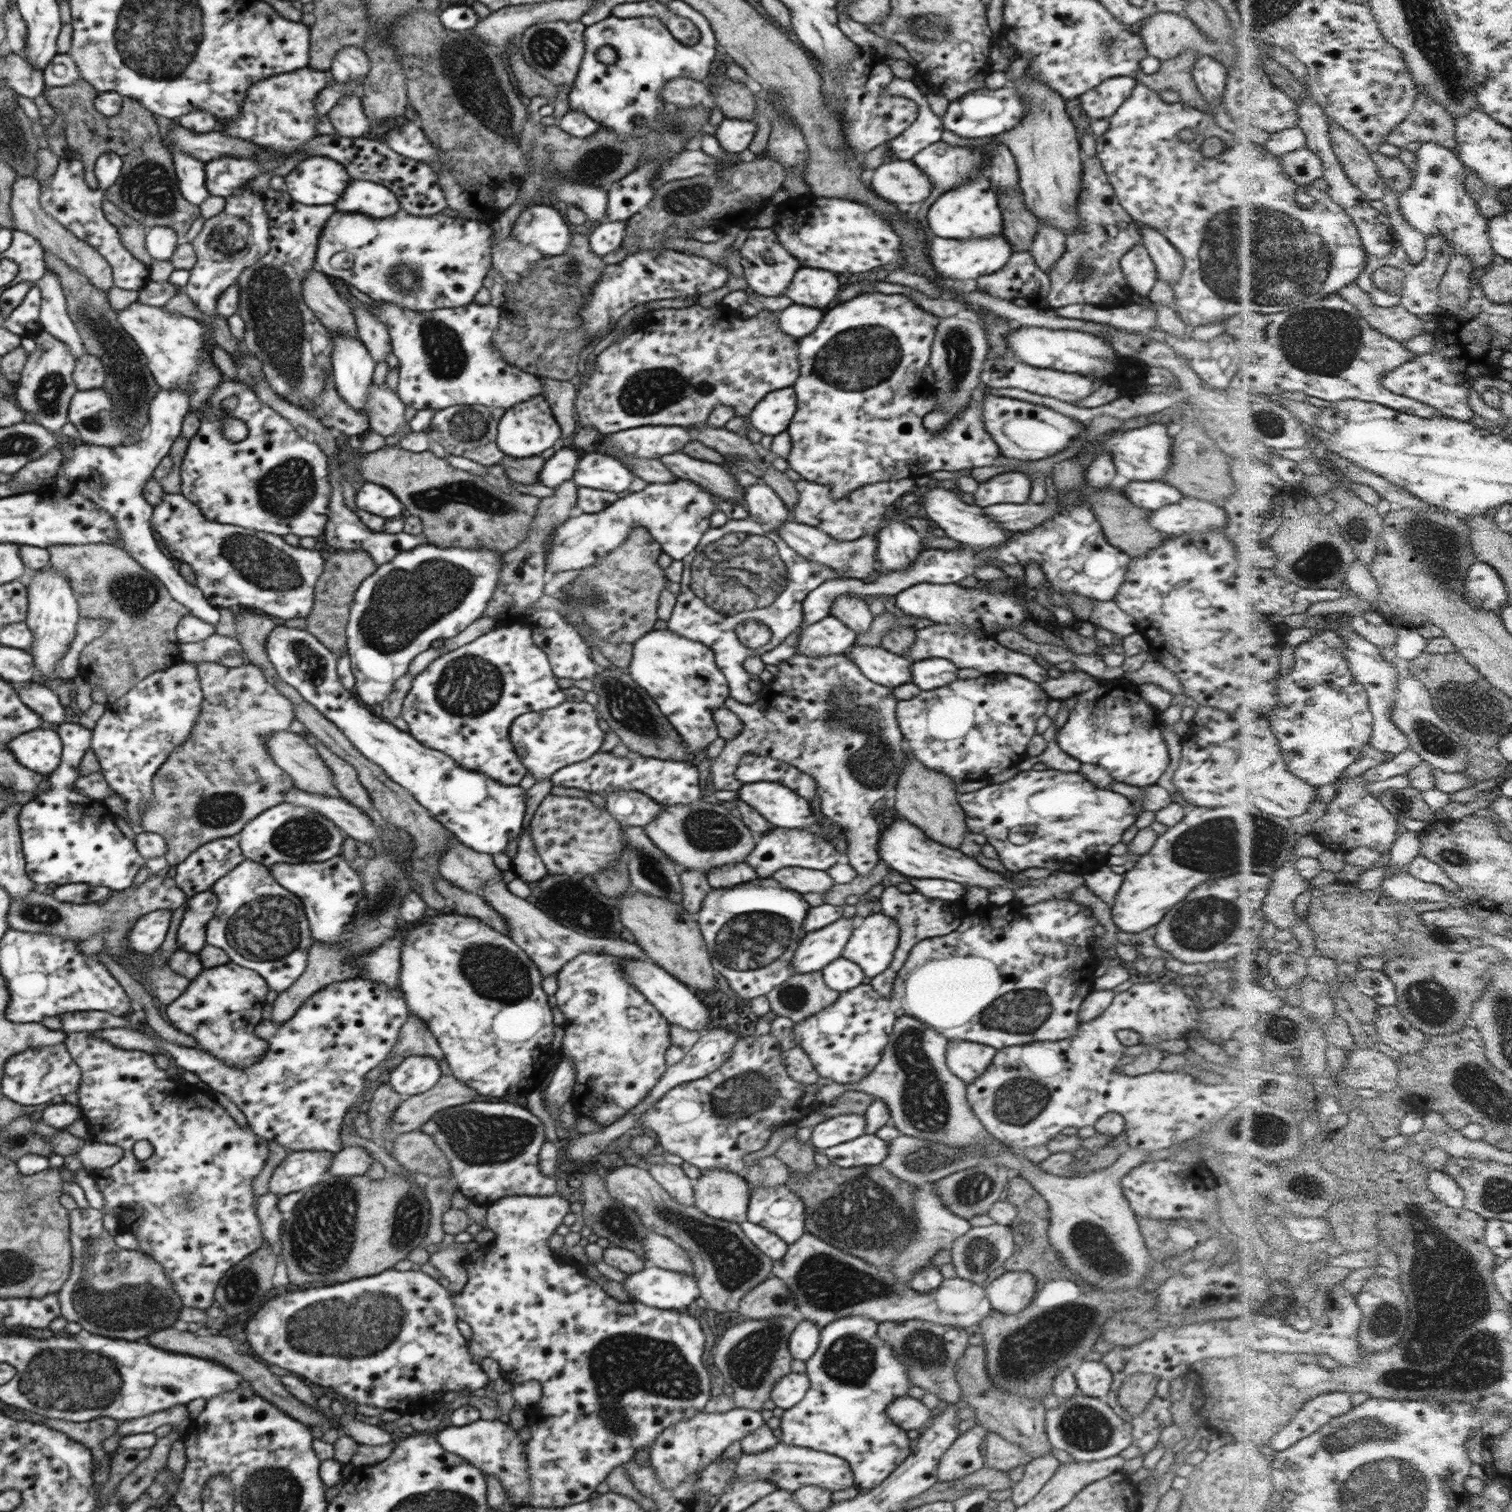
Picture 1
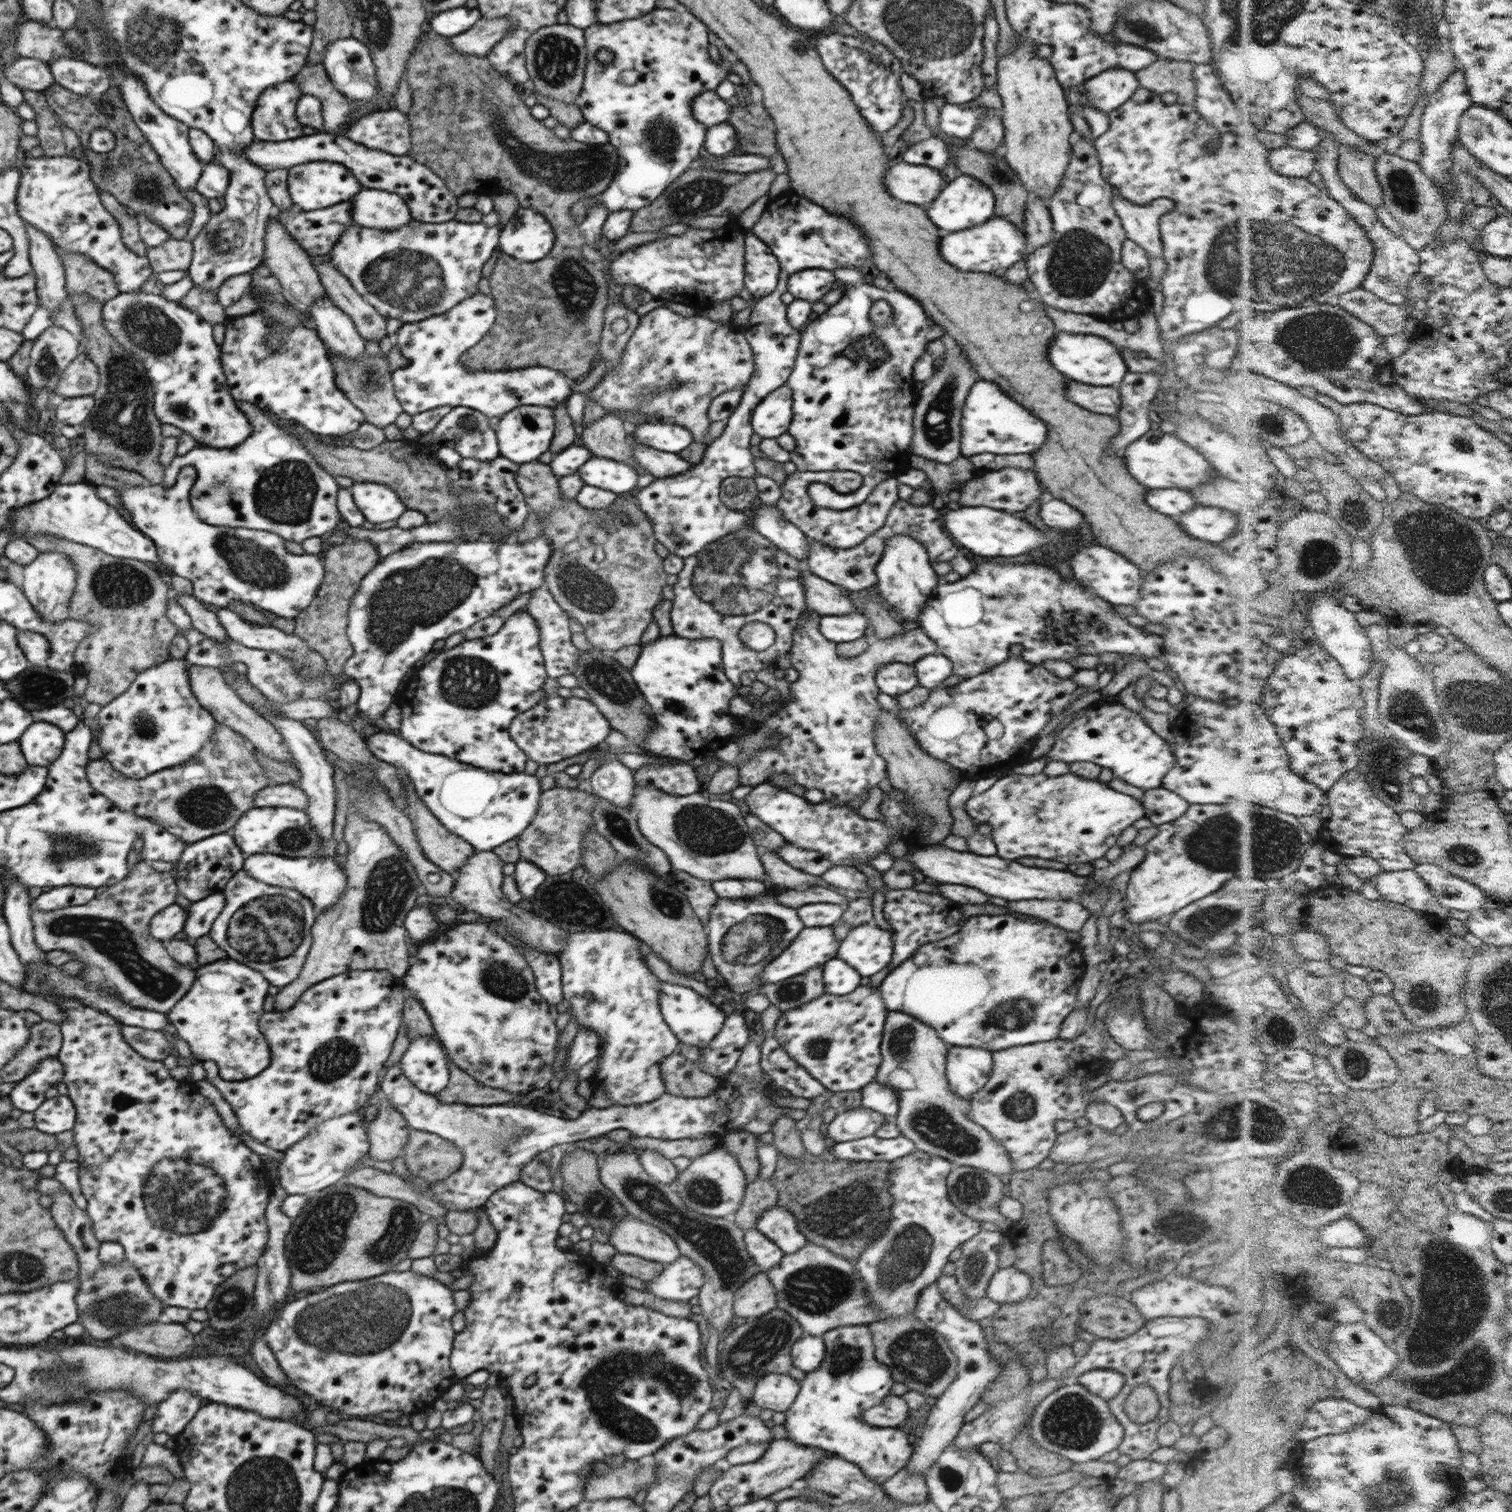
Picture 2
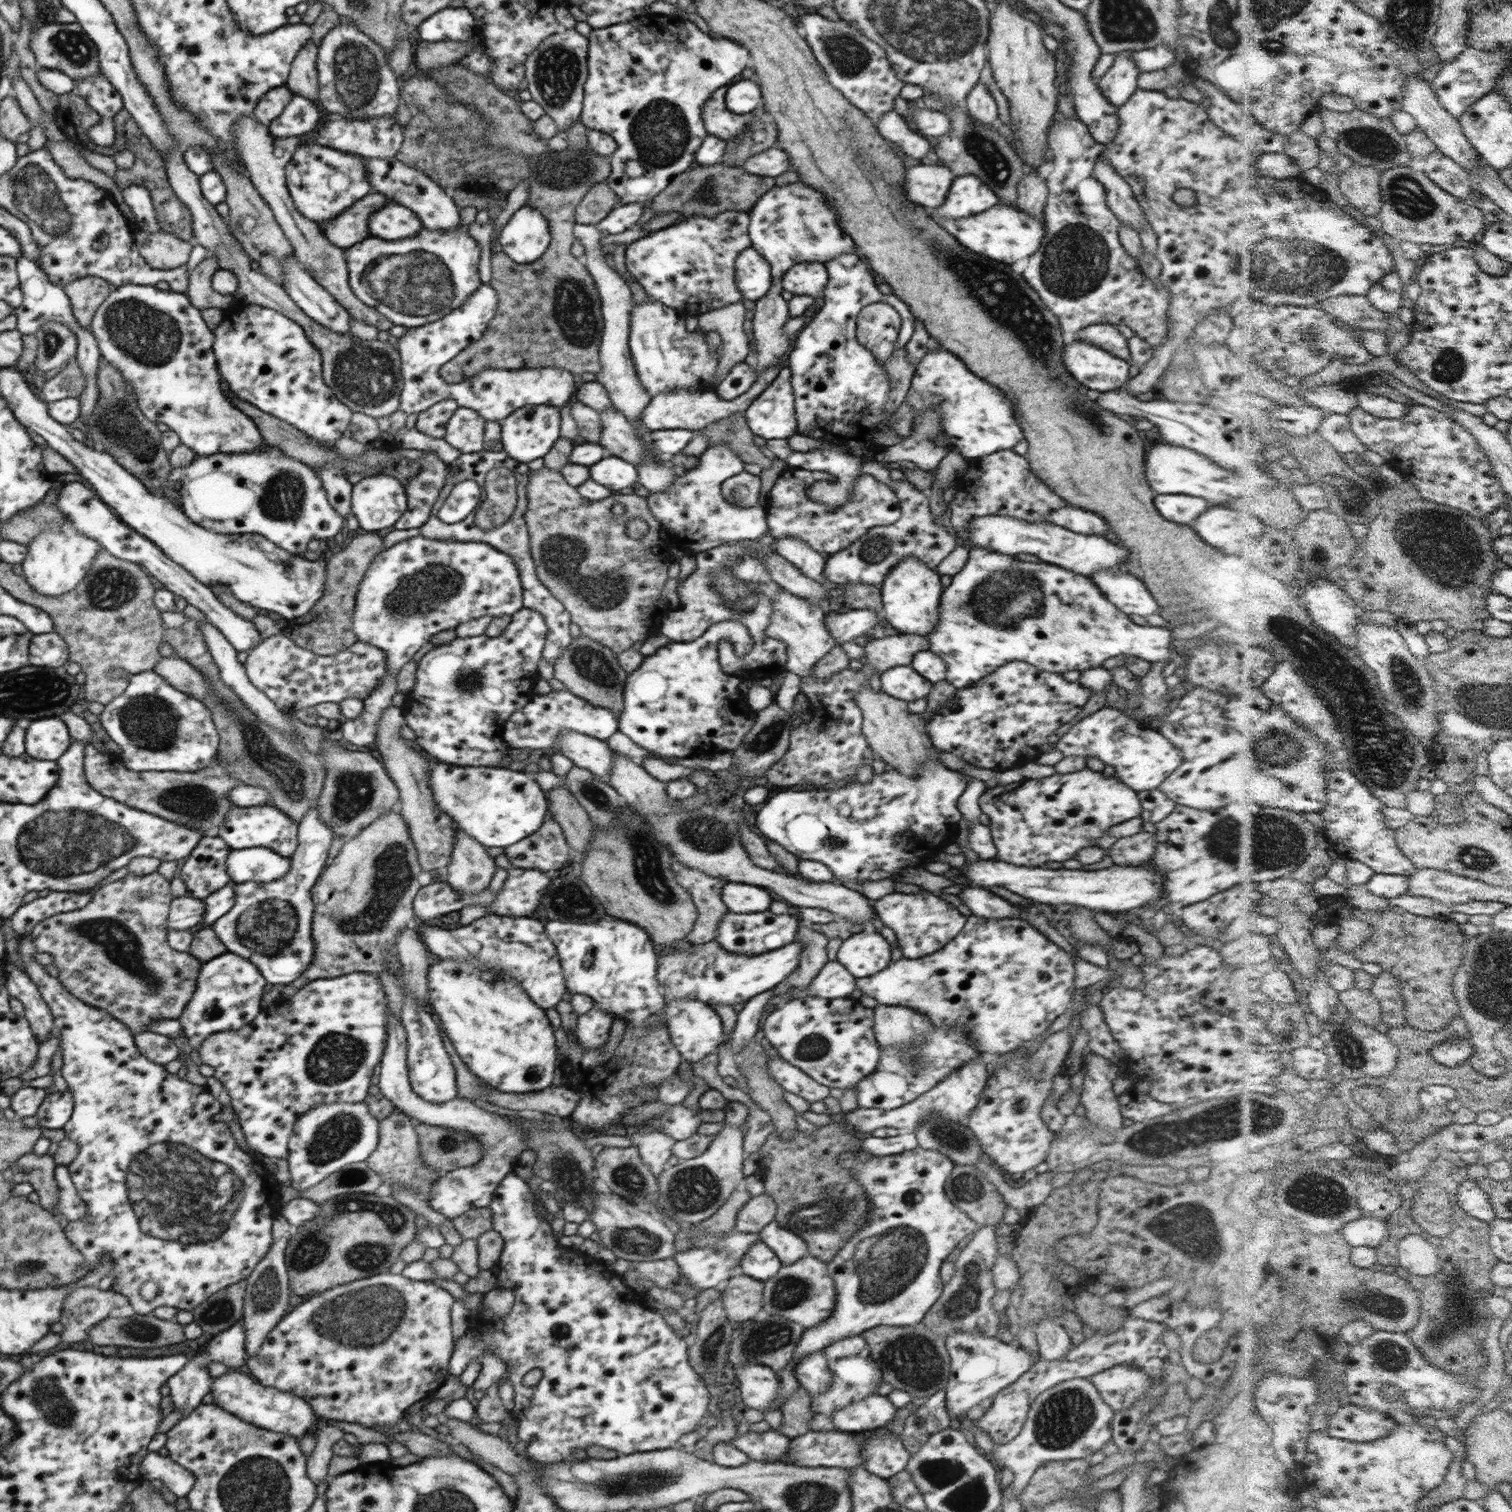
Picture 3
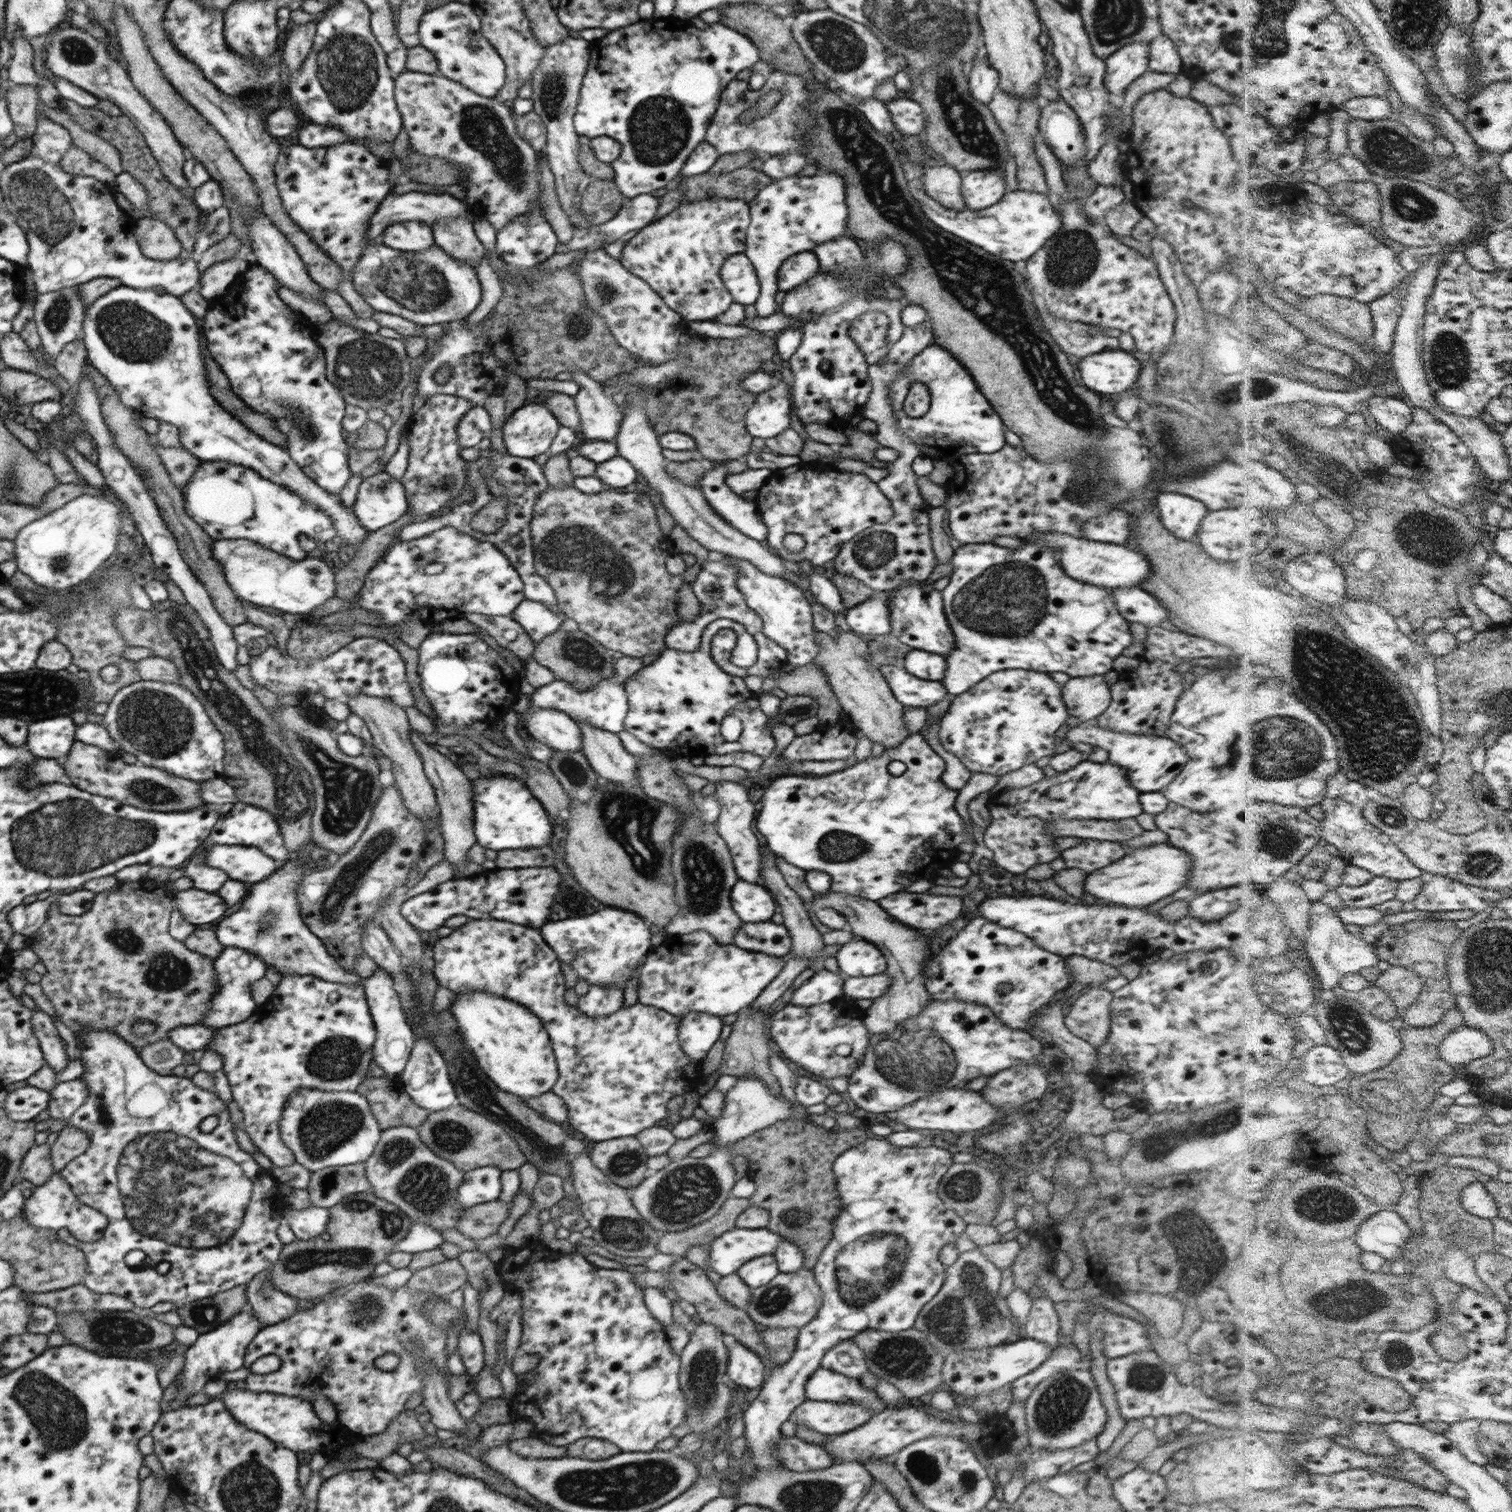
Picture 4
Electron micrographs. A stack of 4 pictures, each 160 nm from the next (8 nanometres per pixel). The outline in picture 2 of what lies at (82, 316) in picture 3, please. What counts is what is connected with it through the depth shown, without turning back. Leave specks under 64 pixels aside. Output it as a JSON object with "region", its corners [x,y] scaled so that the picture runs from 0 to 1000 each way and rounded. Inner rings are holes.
{"region":[[[35,161],[43,177],[43,191],[45,197],[58,195],[65,199],[70,200],[79,193],[75,181],[65,176],[60,171],[50,167],[43,167]]]}

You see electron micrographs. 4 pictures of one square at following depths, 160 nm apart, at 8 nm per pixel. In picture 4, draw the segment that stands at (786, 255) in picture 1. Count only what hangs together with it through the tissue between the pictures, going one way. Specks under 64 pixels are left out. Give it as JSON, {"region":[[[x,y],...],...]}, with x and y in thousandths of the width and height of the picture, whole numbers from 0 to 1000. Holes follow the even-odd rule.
{"region":[[[493,167],[480,171],[476,182],[485,200],[492,202],[500,200],[503,190],[499,175]]]}

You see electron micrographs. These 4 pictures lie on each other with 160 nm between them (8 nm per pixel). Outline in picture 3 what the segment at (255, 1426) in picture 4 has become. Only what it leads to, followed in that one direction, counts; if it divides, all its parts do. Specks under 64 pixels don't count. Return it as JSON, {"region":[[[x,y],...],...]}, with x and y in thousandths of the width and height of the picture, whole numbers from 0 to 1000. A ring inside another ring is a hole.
{"region":[[[161,905],[152,907],[151,906],[146,911],[142,911],[139,919],[142,929],[156,936],[159,939],[179,946],[200,951],[206,948],[210,941],[210,937],[206,931],[200,925],[194,921],[189,921],[173,917]]]}

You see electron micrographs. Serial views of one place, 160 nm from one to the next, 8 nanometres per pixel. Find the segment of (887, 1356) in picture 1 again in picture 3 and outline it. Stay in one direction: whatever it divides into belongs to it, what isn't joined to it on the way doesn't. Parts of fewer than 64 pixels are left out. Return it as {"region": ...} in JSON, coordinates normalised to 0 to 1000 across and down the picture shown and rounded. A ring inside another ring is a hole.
{"region":[[[567,882],[566,884],[562,884],[561,885],[558,885],[557,886],[554,886],[551,888],[547,892],[545,892],[546,897],[547,899],[547,903],[548,905],[551,907],[551,913],[550,917],[547,921],[544,921],[544,922],[540,922],[540,923],[537,923],[536,932],[538,934],[538,937],[536,941],[536,944],[537,946],[558,946],[558,946],[552,946],[551,944],[551,940],[550,937],[552,933],[555,931],[561,930],[563,927],[566,927],[567,926],[570,926],[573,923],[577,923],[578,919],[579,921],[581,917],[582,914],[584,913],[583,905],[578,901],[578,899],[576,897],[576,893],[573,888],[573,886]],[[583,944],[583,947],[579,947],[573,952],[570,960],[572,972],[583,978],[589,978],[599,972],[602,961],[595,950]]]}

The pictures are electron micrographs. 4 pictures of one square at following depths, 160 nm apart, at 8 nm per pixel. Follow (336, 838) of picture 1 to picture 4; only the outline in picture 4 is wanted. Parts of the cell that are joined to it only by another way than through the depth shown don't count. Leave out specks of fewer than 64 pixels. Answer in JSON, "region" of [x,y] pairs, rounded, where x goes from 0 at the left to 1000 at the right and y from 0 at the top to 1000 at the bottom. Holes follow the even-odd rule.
{"region":[[[155,530],[147,534],[145,542],[139,551],[139,556],[145,559],[167,560],[181,569],[191,567],[191,562],[188,560],[187,553],[183,542],[177,536],[161,530]]]}

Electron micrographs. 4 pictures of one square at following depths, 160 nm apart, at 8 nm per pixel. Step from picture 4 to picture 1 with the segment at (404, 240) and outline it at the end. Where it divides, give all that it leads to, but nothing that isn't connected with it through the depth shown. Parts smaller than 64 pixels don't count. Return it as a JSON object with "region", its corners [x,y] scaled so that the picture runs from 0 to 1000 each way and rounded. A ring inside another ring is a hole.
{"region":[[[233,118],[220,136],[225,140],[237,140],[246,144],[255,144],[265,138],[264,131],[257,124]]]}

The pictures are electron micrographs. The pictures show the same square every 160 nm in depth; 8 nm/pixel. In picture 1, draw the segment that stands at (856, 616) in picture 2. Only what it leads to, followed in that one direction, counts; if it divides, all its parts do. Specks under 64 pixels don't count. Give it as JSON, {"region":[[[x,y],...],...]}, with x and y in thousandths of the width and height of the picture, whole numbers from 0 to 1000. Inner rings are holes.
{"region":[[[548,407],[529,419],[526,433],[544,435],[560,432],[565,427],[566,422],[556,410]]]}

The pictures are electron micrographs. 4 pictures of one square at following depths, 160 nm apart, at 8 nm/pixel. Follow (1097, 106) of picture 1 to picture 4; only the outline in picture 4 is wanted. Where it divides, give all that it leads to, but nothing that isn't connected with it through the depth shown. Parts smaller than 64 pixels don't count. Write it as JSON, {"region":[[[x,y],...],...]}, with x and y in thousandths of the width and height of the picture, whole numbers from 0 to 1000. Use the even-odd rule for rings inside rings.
{"region":[[[749,28],[731,39],[729,55],[737,65],[735,68],[740,69],[746,57],[759,47],[760,31],[759,28]]]}

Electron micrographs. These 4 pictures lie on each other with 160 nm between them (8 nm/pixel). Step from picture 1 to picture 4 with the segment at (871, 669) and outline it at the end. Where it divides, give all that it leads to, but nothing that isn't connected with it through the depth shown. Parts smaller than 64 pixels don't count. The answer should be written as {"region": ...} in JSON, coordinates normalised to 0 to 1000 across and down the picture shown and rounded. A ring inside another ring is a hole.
{"region":[[[585,440],[581,441],[585,446],[590,459],[598,467],[604,467],[604,468],[614,468],[624,463],[628,458],[623,452],[623,450],[614,450],[603,447],[599,442],[594,442],[591,440]]]}

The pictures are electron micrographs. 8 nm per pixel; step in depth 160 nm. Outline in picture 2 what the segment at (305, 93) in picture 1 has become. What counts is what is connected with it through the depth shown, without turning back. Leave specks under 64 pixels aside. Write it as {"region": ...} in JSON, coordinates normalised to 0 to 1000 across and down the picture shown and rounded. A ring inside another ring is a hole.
{"region":[[[194,53],[175,60],[167,76],[166,84],[169,93],[187,94],[198,91],[200,83],[196,80],[195,71],[200,63]]]}

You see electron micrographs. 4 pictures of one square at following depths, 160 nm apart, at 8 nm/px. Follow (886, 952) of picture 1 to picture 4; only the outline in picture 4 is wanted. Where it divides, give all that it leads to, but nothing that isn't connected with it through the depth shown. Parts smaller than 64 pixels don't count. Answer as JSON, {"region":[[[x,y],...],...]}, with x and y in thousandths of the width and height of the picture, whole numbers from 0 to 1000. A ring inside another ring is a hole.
{"region":[[[569,620],[556,625],[552,633],[558,646],[574,646],[586,642],[586,635],[583,631],[578,624]]]}

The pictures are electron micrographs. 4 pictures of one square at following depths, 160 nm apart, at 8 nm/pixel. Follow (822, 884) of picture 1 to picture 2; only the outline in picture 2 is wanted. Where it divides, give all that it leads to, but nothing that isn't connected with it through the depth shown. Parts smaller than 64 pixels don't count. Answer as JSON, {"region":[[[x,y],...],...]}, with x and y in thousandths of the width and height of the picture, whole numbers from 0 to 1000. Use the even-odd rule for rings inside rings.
{"region":[[[503,562],[502,567],[504,569],[506,577],[509,583],[519,586],[519,587],[526,587],[526,589],[533,589],[540,585],[544,585],[543,579],[533,578],[519,569],[516,569],[512,563]]]}

